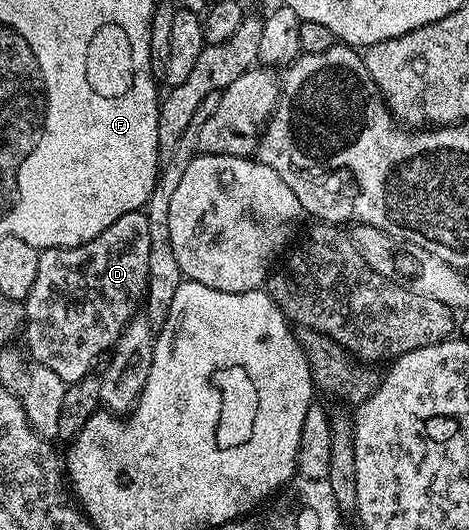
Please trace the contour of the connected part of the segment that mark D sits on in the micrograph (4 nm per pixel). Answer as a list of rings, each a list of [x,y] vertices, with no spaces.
[[[134,210],[133,212],[125,212],[125,216],[121,216],[113,224],[109,224],[109,228],[105,228],[105,232],[101,232],[101,236],[97,236],[93,240],[83,242],[80,246],[53,246],[48,245],[47,251],[44,249],[39,255],[39,263],[37,264],[37,280],[33,280],[33,288],[29,292],[29,296],[25,300],[27,308],[27,324],[25,327],[25,343],[31,349],[31,354],[35,357],[34,361],[38,365],[50,368],[51,371],[57,372],[57,376],[61,376],[61,380],[65,383],[79,382],[81,379],[88,377],[92,373],[91,370],[99,362],[99,357],[106,355],[108,351],[114,347],[119,337],[123,335],[127,325],[131,323],[131,319],[136,317],[138,308],[144,301],[147,292],[147,277],[149,276],[149,220],[143,210]]]

